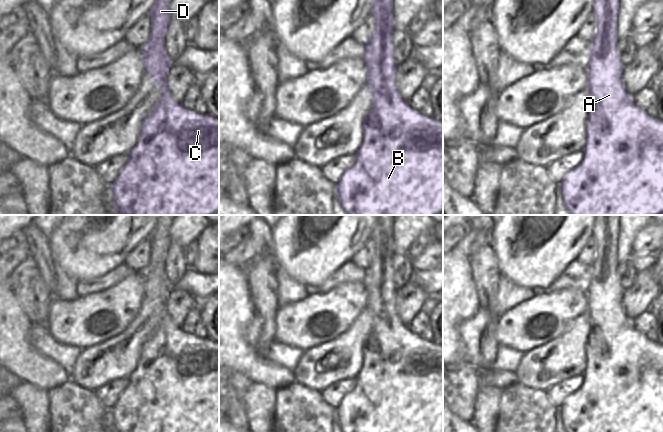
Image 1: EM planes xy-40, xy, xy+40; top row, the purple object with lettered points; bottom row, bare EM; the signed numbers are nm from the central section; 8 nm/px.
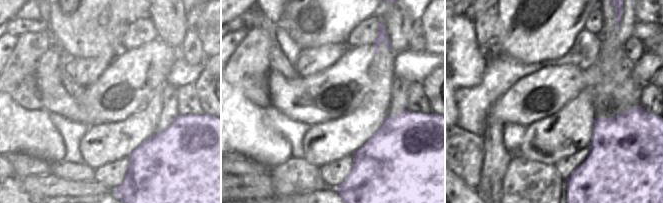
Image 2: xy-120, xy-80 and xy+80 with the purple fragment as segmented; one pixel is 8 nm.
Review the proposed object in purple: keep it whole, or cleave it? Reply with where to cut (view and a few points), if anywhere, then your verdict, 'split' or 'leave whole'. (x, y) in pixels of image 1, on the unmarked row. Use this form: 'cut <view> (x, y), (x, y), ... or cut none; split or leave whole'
cut xy+40 (631, 323), (611, 330), (605, 338), (597, 325), (591, 327); split

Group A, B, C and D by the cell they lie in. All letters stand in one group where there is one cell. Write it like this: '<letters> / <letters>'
A D / B C

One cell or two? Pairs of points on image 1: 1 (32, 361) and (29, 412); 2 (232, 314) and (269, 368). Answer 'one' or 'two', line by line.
1: two
2: one

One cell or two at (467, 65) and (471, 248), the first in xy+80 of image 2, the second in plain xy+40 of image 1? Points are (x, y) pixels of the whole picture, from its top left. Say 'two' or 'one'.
two

